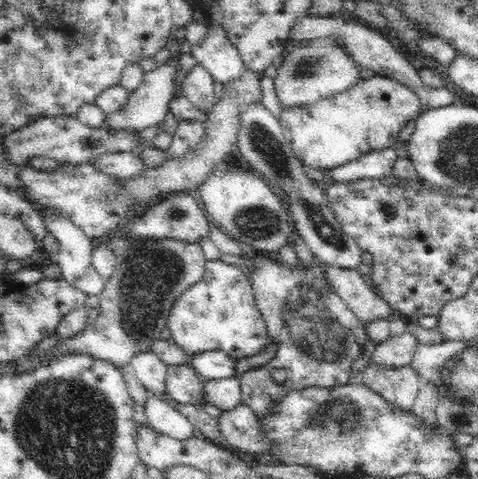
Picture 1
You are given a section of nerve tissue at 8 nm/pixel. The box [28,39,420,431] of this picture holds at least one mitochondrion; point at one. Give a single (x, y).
(304, 320)

